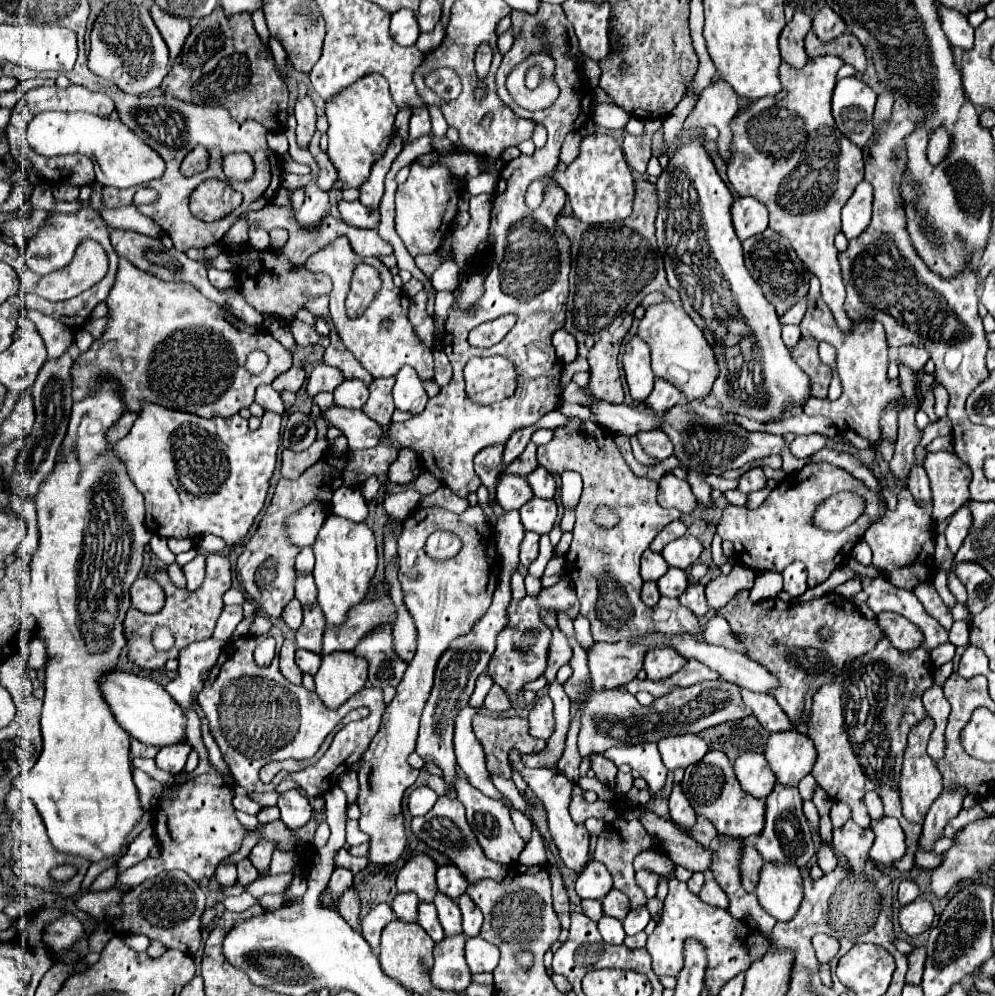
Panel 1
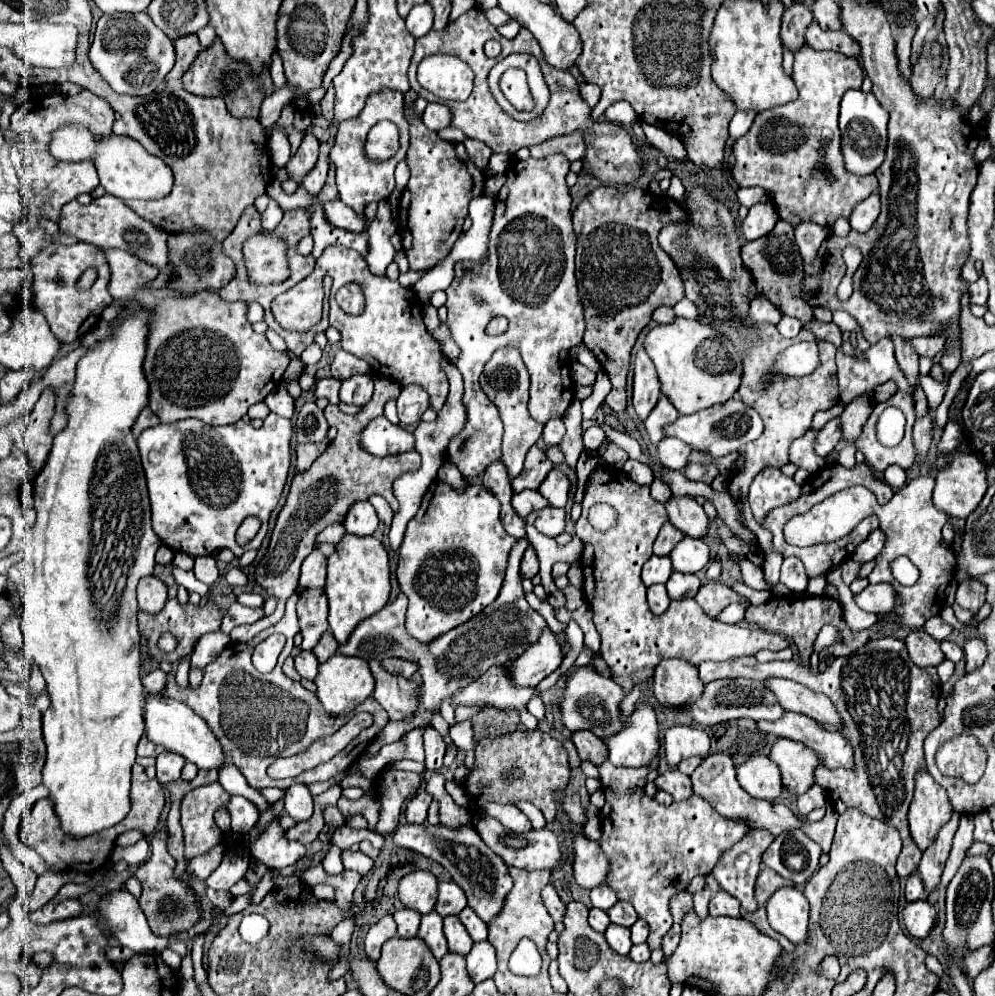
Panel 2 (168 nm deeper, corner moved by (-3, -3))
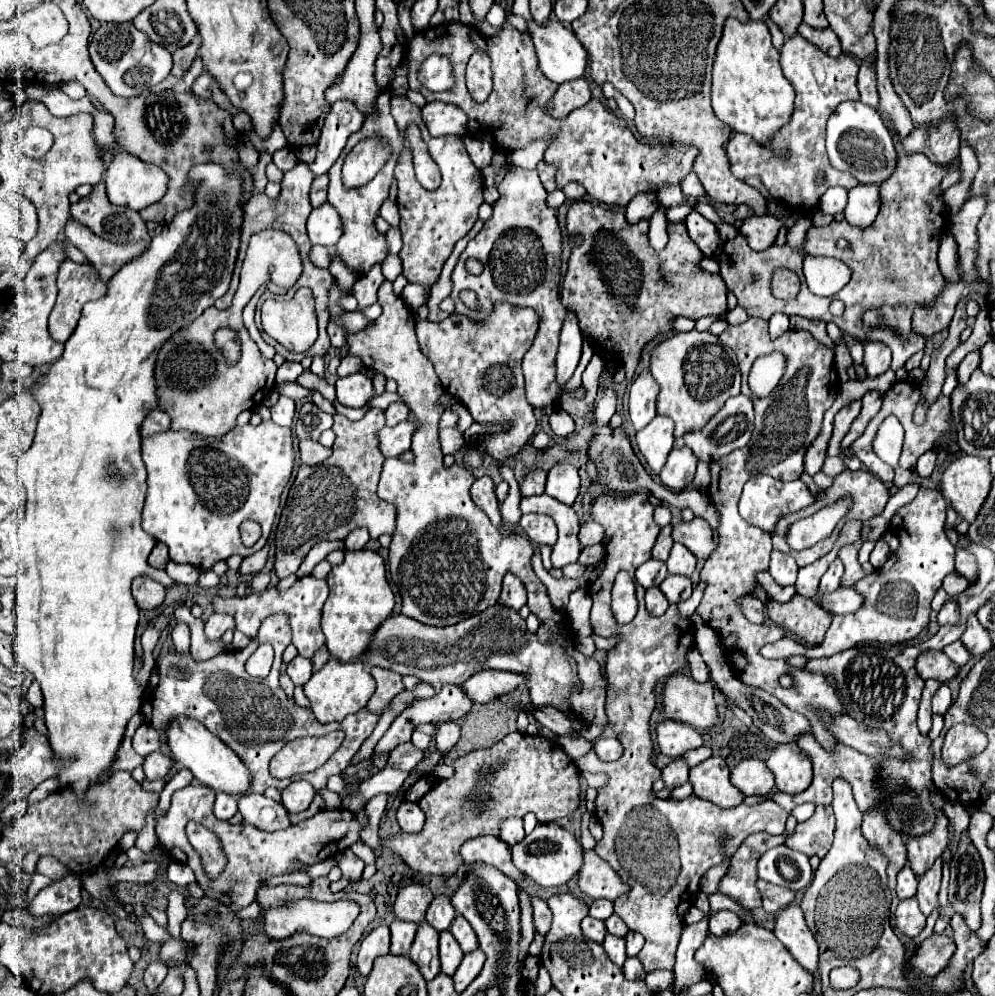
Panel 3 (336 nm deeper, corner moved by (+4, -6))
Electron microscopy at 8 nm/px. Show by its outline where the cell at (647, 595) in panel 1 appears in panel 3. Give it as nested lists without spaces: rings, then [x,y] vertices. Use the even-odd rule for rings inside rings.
[[[650,587],[646,591],[646,609],[650,615],[662,615],[668,609],[668,605],[670,605],[668,599],[658,587]]]

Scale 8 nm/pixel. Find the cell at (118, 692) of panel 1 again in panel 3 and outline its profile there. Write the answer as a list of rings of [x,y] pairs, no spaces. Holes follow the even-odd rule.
[[[188,717],[172,719],[166,725],[164,735],[166,735],[166,743],[172,751],[174,761],[184,765],[186,769],[190,769],[194,773],[194,779],[208,785],[216,793],[224,791],[224,793],[230,793],[234,797],[250,793],[248,769],[242,765],[240,757],[236,757],[236,753],[232,753],[228,749],[228,745],[224,745],[216,735],[212,735],[204,725],[200,725],[200,721],[188,719]]]

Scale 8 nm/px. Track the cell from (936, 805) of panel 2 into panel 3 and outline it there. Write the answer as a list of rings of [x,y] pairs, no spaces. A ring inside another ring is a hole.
[[[934,809],[936,813],[936,823],[928,833],[922,835],[908,835],[906,837],[906,849],[908,849],[908,861],[912,871],[920,877],[930,865],[942,855],[946,847],[946,837],[948,837],[948,819],[944,811]]]

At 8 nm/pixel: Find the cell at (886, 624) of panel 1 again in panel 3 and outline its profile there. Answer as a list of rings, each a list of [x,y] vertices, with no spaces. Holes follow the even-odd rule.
[[[928,649],[918,655],[916,659],[916,673],[922,679],[938,679],[938,681],[948,681],[958,673],[958,667],[948,661],[948,657],[942,651]]]

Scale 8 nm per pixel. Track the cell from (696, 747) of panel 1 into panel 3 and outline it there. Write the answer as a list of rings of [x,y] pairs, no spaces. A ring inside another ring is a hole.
[[[666,719],[656,727],[656,733],[658,733],[660,753],[668,757],[678,757],[688,749],[696,749],[702,745],[702,735],[686,723]]]

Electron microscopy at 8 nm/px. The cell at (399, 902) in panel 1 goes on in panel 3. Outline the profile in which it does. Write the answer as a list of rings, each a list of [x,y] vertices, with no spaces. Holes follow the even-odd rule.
[[[396,919],[396,921],[392,921],[390,931],[392,931],[390,953],[392,953],[392,955],[408,955],[410,945],[412,945],[414,935],[416,935],[416,925]]]

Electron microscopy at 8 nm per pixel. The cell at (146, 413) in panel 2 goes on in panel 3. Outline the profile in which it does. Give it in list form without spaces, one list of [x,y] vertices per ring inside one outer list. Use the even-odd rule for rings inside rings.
[[[154,409],[148,413],[148,417],[142,421],[140,425],[140,437],[150,437],[154,433],[160,433],[160,431],[168,431],[170,429],[170,417],[160,411],[160,409]]]

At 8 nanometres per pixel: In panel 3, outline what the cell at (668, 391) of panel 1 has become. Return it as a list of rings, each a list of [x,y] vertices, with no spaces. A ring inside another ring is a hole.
[[[656,415],[642,431],[636,433],[636,441],[652,471],[658,473],[666,461],[666,455],[674,445],[672,419],[664,415]]]

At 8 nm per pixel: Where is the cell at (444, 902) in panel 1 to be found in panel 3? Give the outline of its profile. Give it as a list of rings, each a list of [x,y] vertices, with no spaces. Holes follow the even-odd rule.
[[[450,931],[440,933],[440,961],[442,961],[442,973],[454,973],[462,961],[464,953],[460,945],[456,943],[454,935]]]

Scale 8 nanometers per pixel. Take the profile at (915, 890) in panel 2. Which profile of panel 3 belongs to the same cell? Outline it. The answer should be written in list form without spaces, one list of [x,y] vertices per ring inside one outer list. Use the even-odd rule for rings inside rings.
[[[906,865],[906,867],[898,873],[898,887],[896,887],[898,899],[910,899],[910,897],[914,897],[916,885],[918,885],[916,875],[912,873],[910,865]]]

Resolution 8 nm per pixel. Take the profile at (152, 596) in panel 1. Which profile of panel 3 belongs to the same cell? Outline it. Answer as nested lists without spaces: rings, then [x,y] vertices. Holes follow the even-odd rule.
[[[138,577],[132,581],[132,595],[140,611],[150,611],[162,605],[164,601],[164,585],[152,581],[150,577]]]

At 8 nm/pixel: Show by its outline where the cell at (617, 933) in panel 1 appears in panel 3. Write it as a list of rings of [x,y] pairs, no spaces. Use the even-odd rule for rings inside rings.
[[[606,935],[606,939],[604,939],[604,949],[606,949],[606,953],[608,953],[608,957],[616,963],[616,965],[624,965],[624,959],[626,959],[626,945],[624,945],[624,939],[620,939],[620,937],[614,937],[614,935]]]

